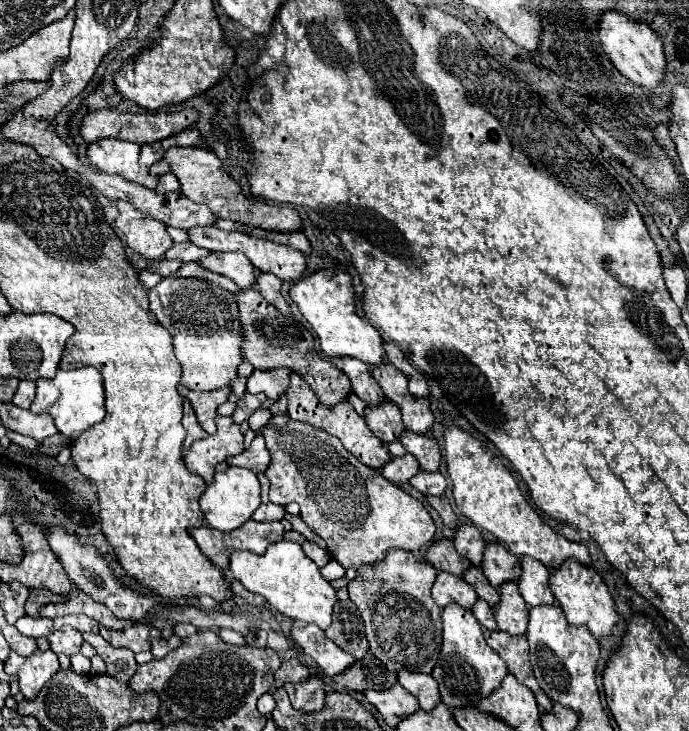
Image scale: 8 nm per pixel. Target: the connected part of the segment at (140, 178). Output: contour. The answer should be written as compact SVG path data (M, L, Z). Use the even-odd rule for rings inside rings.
M99 140L87 146L89 162L105 172L105 174L119 174L129 182L137 182L149 190L155 188L157 178L149 176L145 166L139 166L139 144L125 142L125 140Z

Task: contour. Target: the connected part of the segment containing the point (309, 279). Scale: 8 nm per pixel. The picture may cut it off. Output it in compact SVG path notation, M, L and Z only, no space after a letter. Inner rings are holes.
M319 270L297 280L289 290L291 300L297 304L303 318L313 326L319 336L321 350L327 356L353 356L365 364L381 364L385 350L381 334L363 318L355 314L351 276L343 270Z

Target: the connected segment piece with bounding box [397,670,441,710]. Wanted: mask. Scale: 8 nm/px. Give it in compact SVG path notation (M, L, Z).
M401 670L397 676L399 676L399 684L419 700L423 710L431 710L433 706L441 702L439 686L431 674L417 674L409 670Z

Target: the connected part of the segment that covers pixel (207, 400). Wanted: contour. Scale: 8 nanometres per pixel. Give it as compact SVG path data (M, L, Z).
M181 388L179 392L181 392L183 398L187 398L191 402L203 430L207 434L213 434L215 432L215 422L213 420L215 420L215 414L217 414L217 406L227 400L229 388L219 388L215 392L191 392L191 390Z

